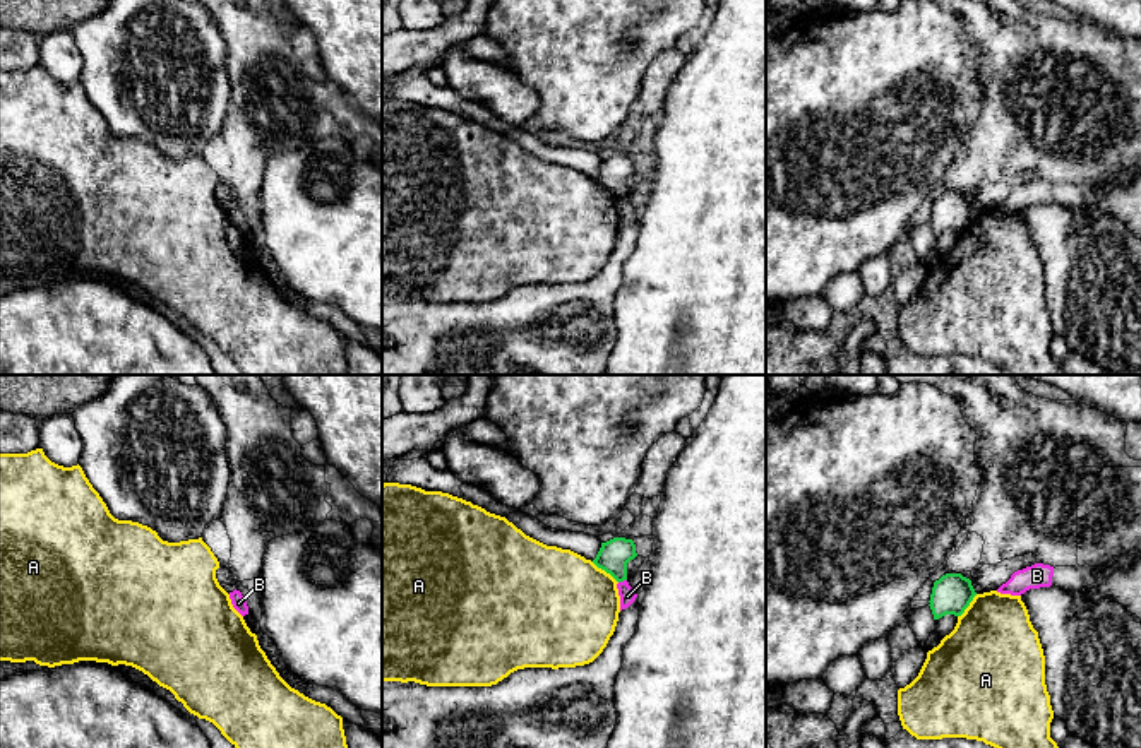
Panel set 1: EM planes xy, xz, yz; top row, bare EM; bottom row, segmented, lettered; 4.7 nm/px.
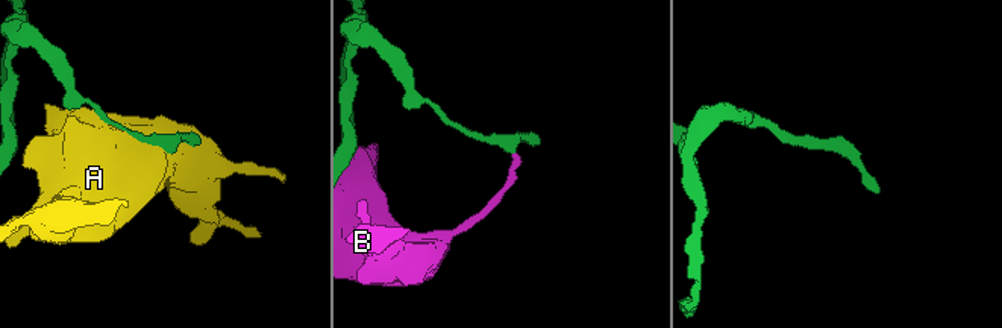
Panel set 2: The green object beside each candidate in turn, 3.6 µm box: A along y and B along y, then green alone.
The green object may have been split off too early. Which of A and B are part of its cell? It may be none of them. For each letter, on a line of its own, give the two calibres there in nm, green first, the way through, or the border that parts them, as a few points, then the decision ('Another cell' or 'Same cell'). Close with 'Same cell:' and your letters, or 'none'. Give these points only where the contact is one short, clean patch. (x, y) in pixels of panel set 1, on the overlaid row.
A: Thickness 150 nm (green) against 480 nm. Another cell
B: Thickness 150 nm (green) against 80 nm. Boundary: xz (626, 579), (619, 582). Another cell
Same cell: none

